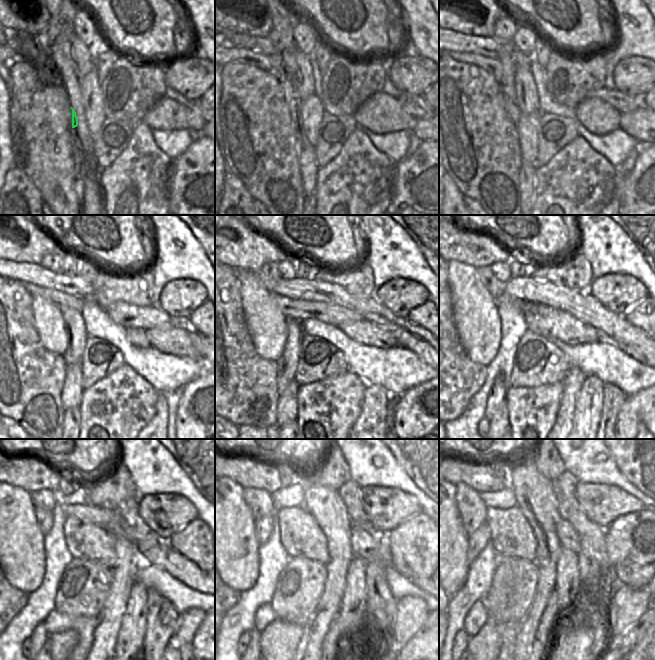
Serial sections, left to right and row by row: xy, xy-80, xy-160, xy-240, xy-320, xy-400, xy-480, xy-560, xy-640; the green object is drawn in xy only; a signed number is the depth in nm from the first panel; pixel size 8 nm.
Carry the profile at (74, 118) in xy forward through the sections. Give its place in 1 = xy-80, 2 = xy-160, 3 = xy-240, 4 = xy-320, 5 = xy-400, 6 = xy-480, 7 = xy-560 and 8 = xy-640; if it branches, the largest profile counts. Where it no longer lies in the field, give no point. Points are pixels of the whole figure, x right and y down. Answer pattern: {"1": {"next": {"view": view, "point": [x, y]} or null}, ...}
{"1": {"next": {"view": "xy-80", "point": [294, 102]}}, "2": {"next": {"view": "xy-160", "point": [510, 104]}}, "3": {"next": {"view": "xy-240", "point": [48, 320]}}, "4": {"next": {"view": "xy-320", "point": [268, 327]}}, "5": {"next": {"view": "xy-400", "point": [475, 311]}}, "6": {"next": {"view": "xy-480", "point": [18, 542]}}, "7": {"next": {"view": "xy-560", "point": [235, 547]}}, "8": {"next": {"view": "xy-640", "point": [459, 565]}}}

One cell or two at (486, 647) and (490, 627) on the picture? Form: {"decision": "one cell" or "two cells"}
{"decision": "one cell"}

